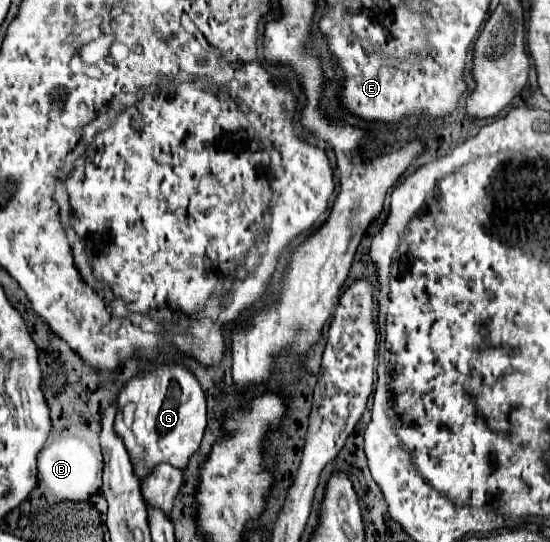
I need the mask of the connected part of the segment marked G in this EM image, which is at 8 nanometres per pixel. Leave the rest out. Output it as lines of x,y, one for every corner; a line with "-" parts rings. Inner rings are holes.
149,366
139,376
131,378
117,398
115,434
123,440
133,472
143,480
151,470
163,462
185,470
191,456
199,450
207,426
205,414
205,394
195,380
195,376
185,366
-
133,404
133,422
125,424
123,410

